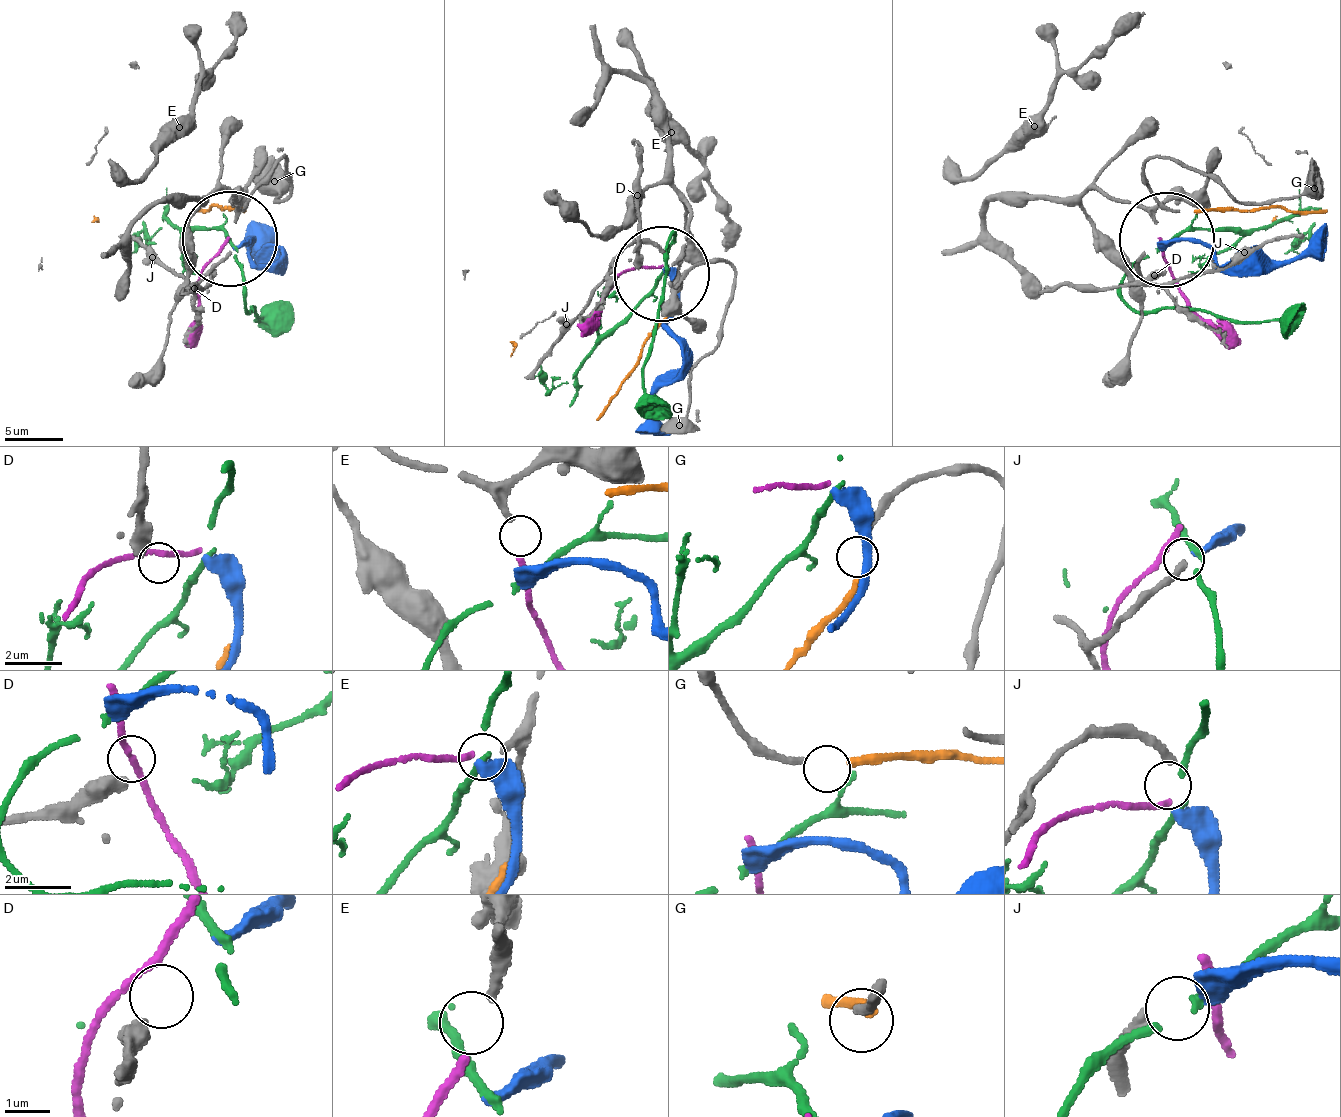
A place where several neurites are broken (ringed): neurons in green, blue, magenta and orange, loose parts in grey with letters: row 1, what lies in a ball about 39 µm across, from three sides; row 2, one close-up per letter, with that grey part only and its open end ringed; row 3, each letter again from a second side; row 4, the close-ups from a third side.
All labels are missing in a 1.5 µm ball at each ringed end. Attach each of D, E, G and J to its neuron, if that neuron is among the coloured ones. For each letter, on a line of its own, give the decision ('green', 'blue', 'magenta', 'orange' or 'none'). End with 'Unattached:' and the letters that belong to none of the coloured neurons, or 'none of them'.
D: none
E: magenta
G: orange
J: blue
Unattached: D

